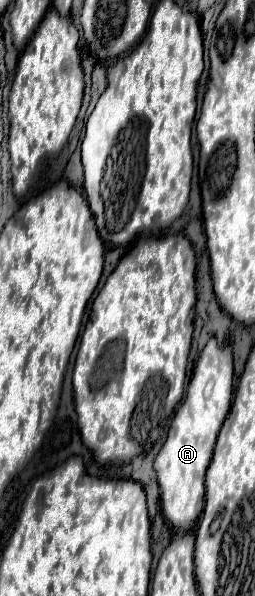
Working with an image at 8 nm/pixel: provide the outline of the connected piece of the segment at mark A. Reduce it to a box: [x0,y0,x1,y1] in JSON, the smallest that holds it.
[155,338,233,532]

